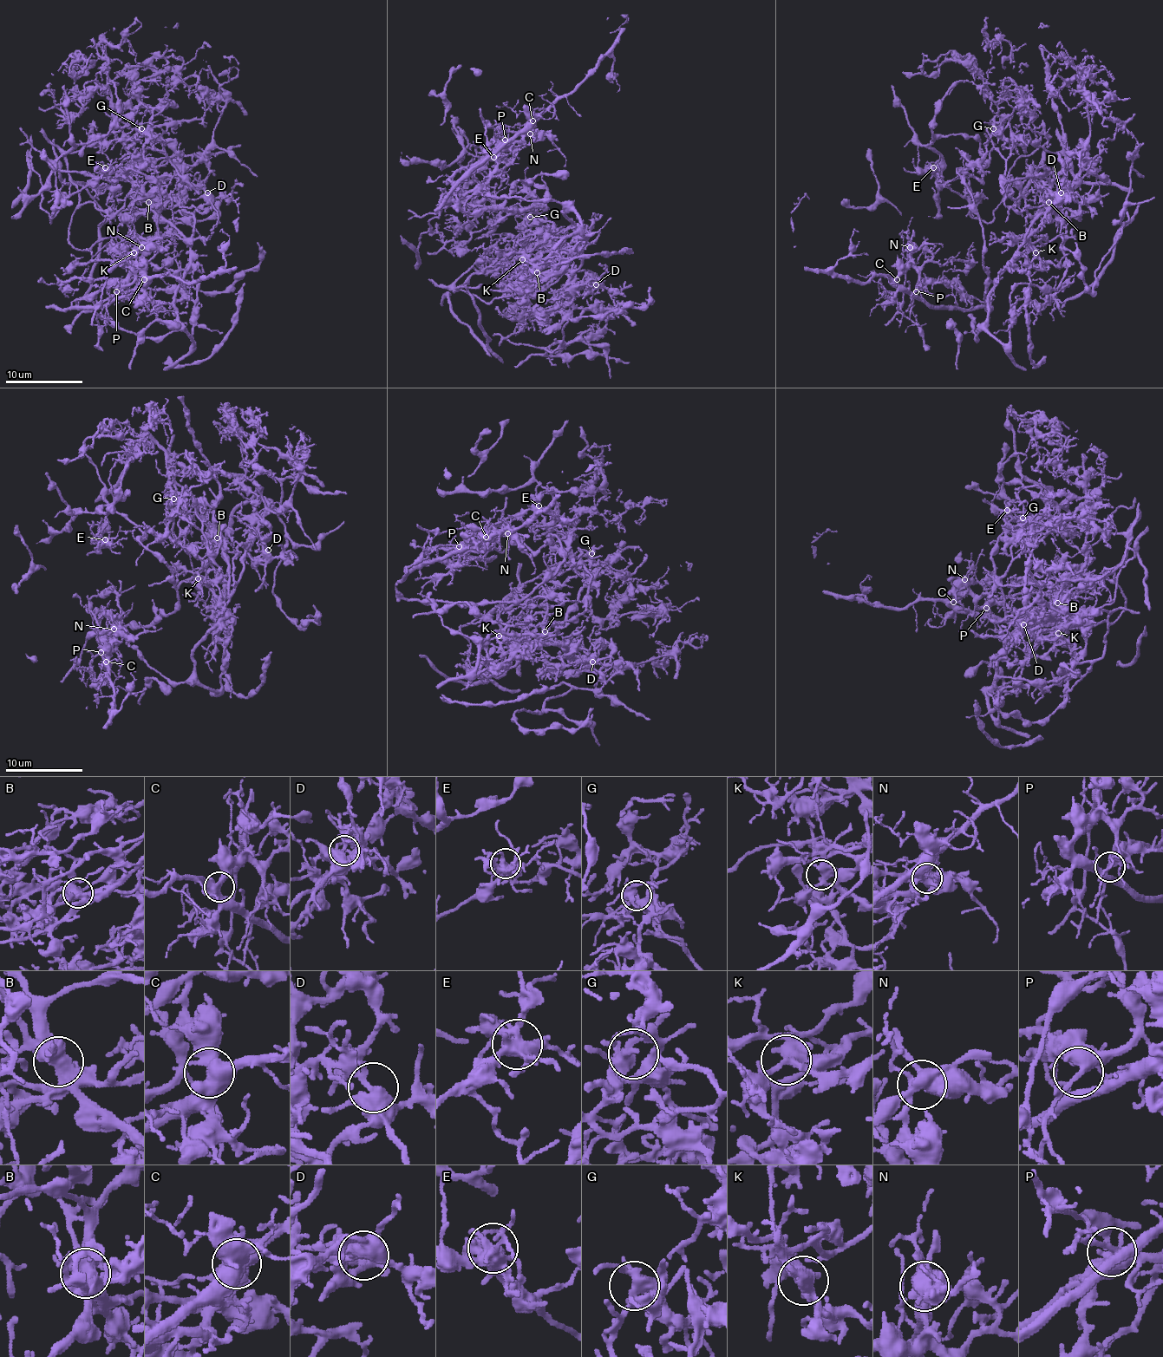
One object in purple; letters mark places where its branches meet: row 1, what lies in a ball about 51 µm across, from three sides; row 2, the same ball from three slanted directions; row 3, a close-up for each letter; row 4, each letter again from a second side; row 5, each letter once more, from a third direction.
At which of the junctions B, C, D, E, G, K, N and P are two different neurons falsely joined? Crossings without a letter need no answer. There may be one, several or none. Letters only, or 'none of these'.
B, N

